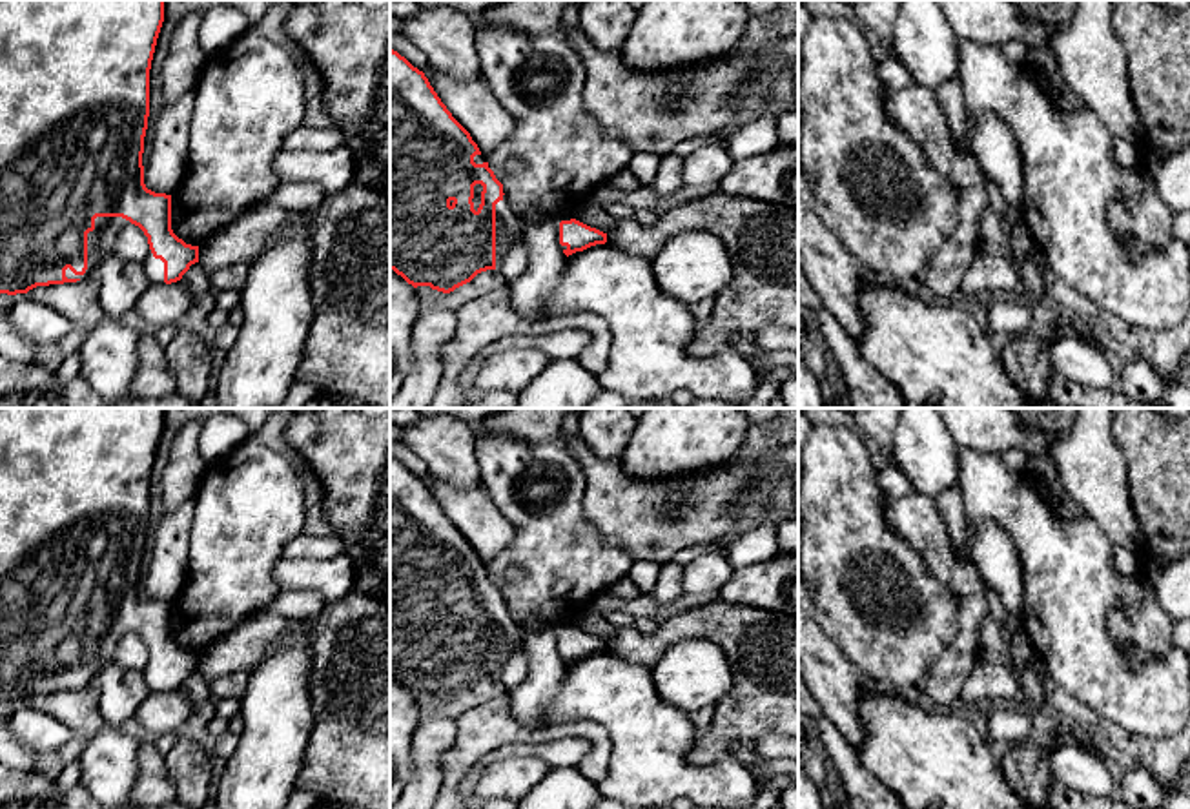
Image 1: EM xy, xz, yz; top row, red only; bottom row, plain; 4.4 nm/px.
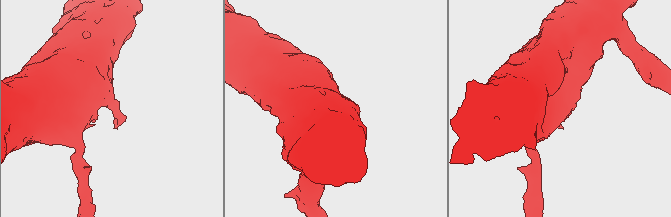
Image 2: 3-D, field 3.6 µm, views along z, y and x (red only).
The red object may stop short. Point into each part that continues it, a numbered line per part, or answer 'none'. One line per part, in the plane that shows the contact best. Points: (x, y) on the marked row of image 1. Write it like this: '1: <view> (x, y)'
1: xy (101, 241)

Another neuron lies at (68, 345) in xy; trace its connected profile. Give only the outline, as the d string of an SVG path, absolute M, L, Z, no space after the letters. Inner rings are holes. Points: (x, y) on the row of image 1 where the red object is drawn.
M73 328L66 337L58 341L60 357L66 359L69 353L78 352L86 337L87 337L86 330Z

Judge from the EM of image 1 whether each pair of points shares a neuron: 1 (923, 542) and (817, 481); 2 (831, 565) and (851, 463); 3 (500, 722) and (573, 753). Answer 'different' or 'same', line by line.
1: different
2: same
3: different

